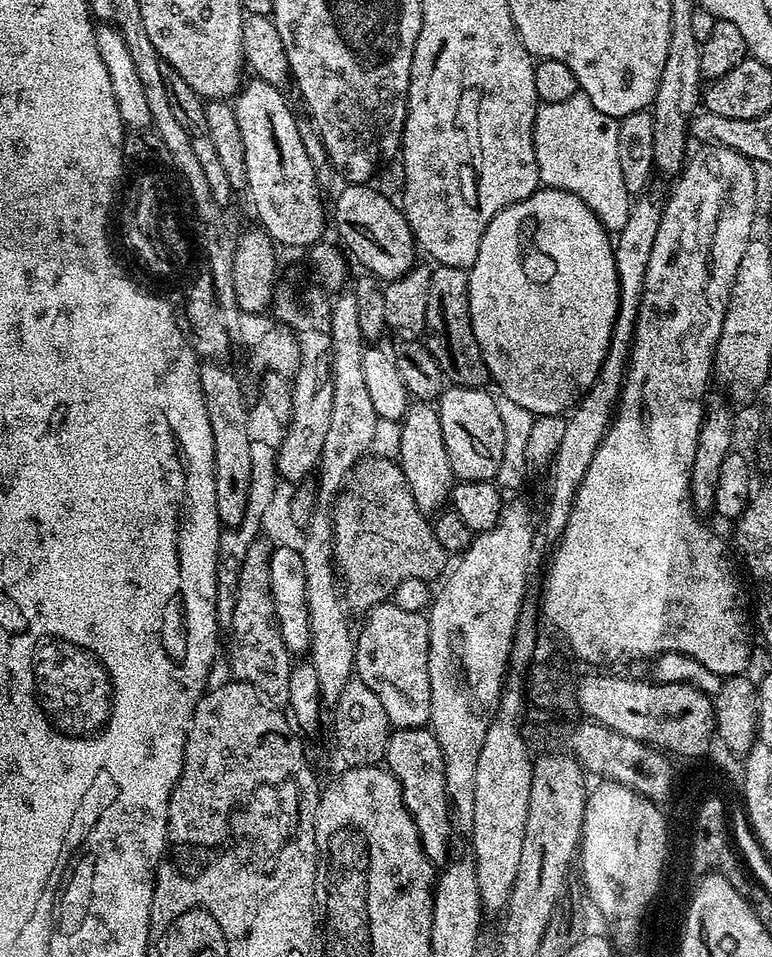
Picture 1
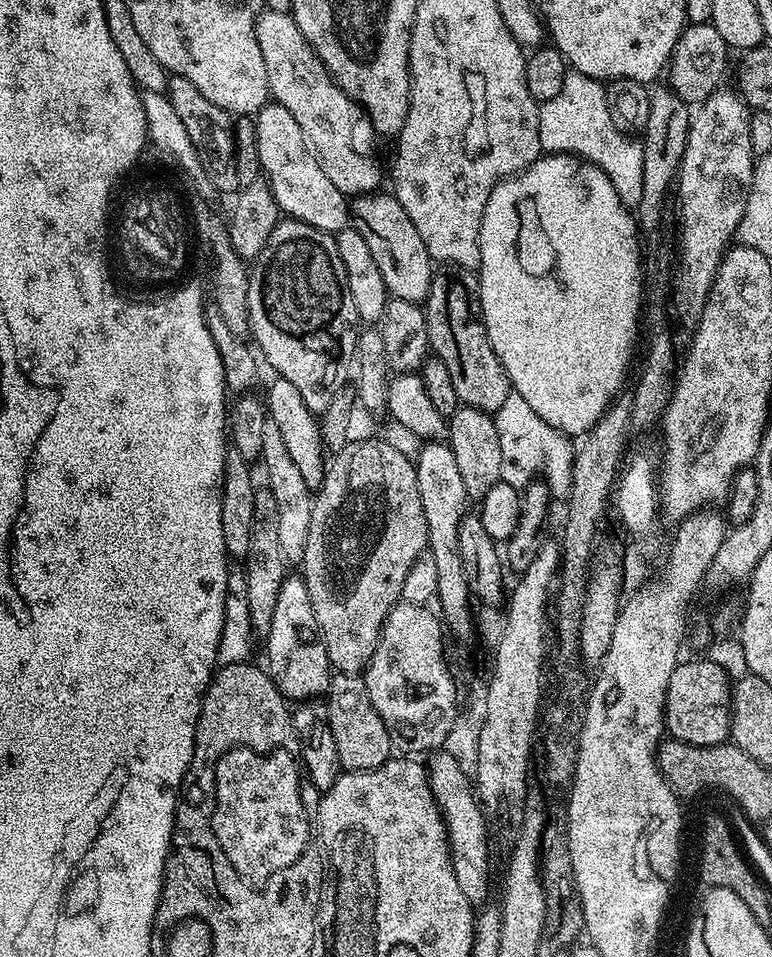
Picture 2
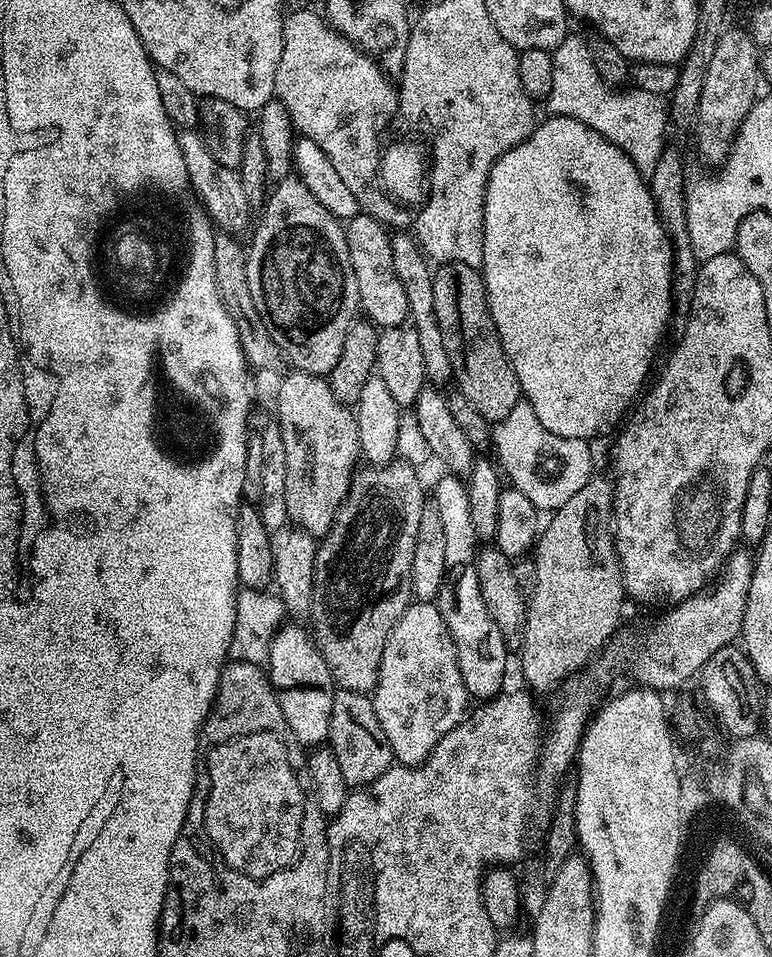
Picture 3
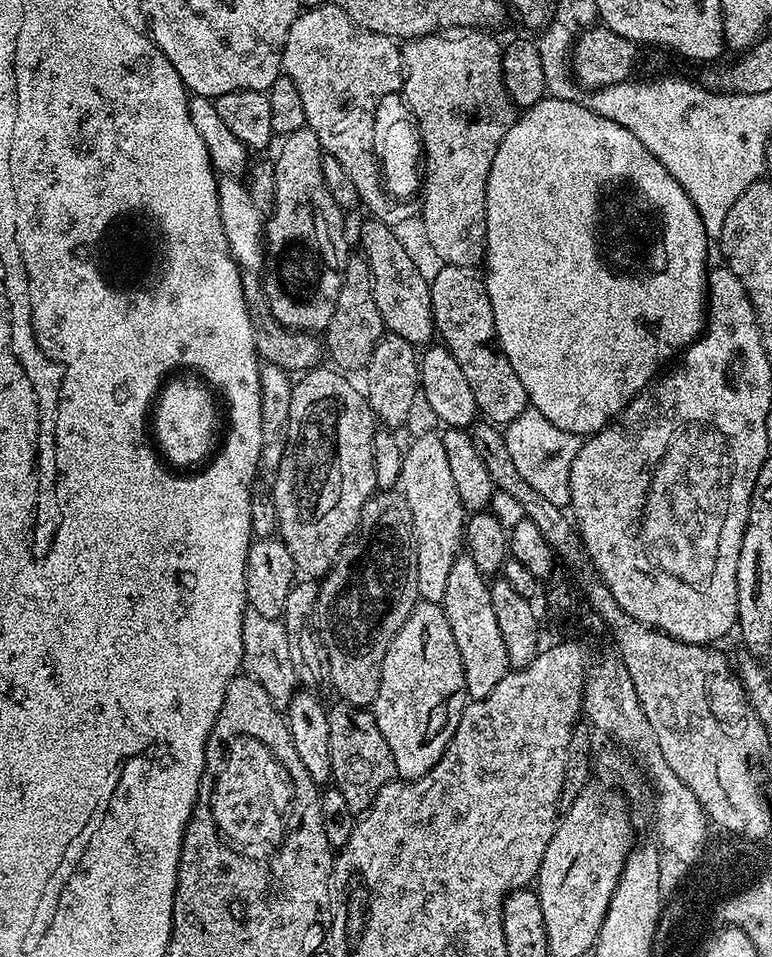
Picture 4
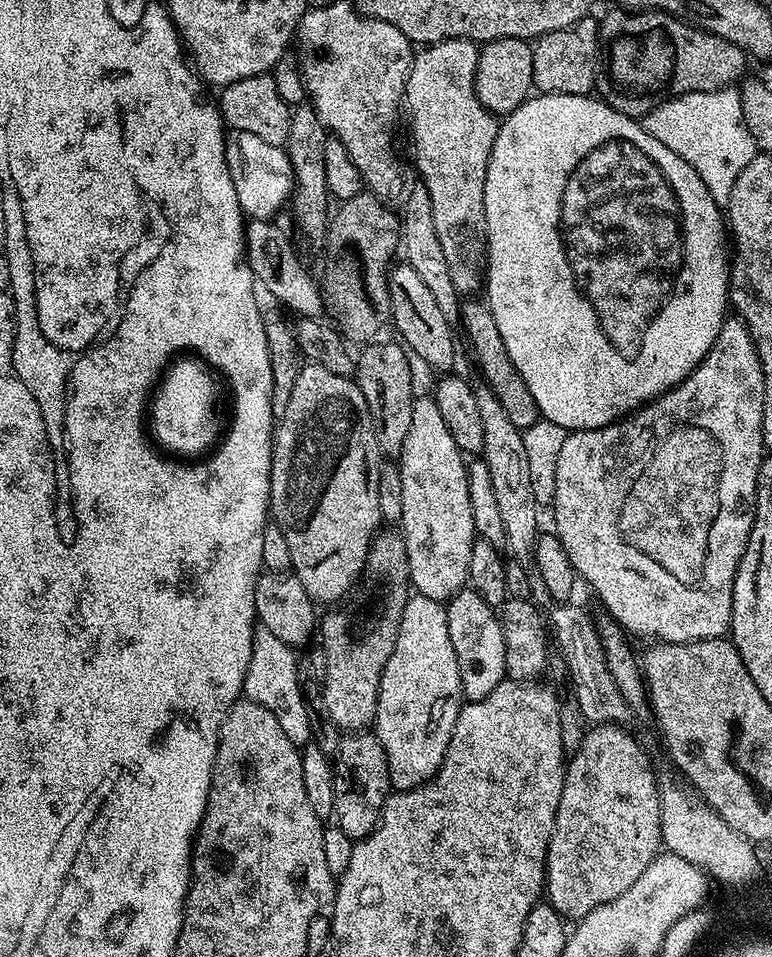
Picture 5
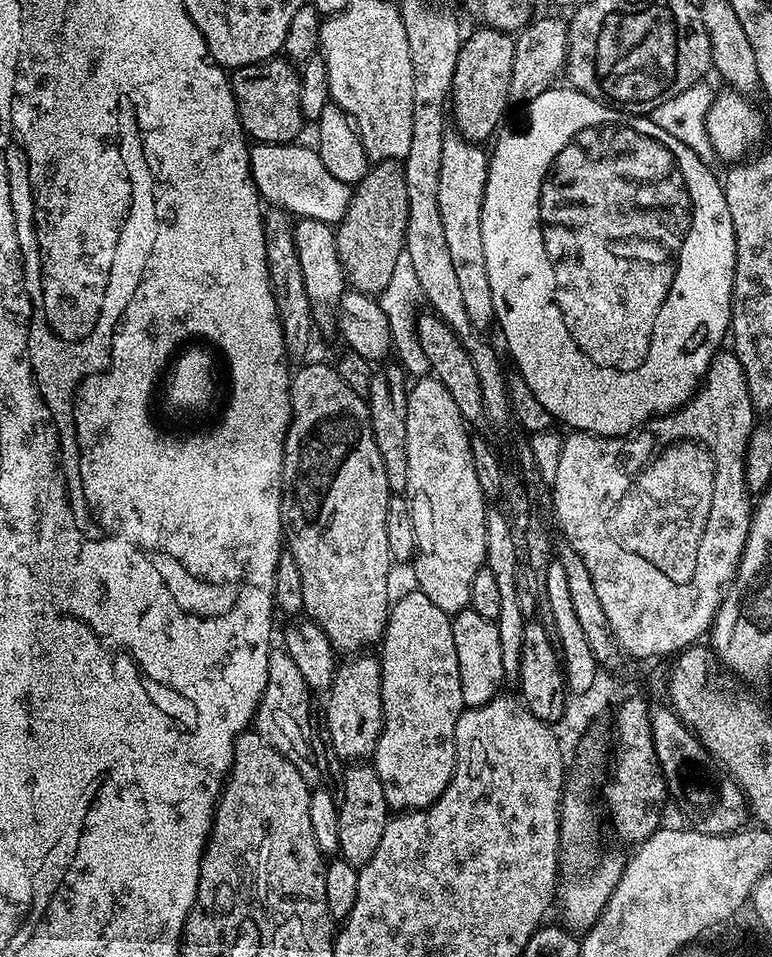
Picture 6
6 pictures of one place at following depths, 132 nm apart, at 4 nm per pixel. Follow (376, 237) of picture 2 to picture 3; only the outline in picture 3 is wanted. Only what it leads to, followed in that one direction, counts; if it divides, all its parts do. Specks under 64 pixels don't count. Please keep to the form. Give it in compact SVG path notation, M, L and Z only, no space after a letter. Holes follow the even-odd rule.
M400 232L392 236L391 254L394 258L394 270L403 290L406 291L408 304L408 317L411 327L418 334L418 342L421 344L422 360L425 377L429 383L436 386L444 386L452 377L450 358L446 352L445 342L442 339L441 327L438 326L437 316L434 314L433 271L427 257L423 254L415 239L407 233Z

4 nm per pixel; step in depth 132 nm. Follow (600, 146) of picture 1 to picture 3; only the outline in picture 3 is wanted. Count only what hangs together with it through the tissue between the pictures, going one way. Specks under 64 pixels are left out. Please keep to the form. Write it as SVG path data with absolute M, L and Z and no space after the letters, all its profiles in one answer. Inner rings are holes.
M569 34L569 36L562 41L552 53L552 61L554 62L554 82L550 86L550 94L546 101L547 110L551 115L554 116L565 116L566 118L574 118L578 122L582 122L586 126L590 126L590 130L596 130L598 134L602 134L602 138L606 138L610 142L614 142L614 146L618 146L622 149L625 154L634 162L634 166L645 178L651 177L654 166L658 166L658 158L665 150L666 141L664 141L664 135L670 131L670 112L666 107L665 101L661 97L650 94L649 92L642 91L641 88L633 87L632 92L620 92L624 90L617 90L613 85L604 83L604 80L600 74L598 74L597 67L594 66L593 59L590 58L590 53L587 49L587 42L583 35L576 36L576 34Z

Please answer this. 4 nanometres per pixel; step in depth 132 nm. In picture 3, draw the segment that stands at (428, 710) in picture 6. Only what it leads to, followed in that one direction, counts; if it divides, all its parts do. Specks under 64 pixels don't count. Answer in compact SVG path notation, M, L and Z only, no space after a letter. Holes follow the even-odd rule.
M413 602L402 618L398 618L394 630L390 630L386 650L382 650L376 691L371 693L371 698L378 722L382 722L382 730L386 730L395 763L400 766L421 764L432 753L434 746L438 746L440 739L450 734L450 730L454 730L454 726L464 719L470 708L470 697L462 682L462 670L458 670L450 630L435 603Z

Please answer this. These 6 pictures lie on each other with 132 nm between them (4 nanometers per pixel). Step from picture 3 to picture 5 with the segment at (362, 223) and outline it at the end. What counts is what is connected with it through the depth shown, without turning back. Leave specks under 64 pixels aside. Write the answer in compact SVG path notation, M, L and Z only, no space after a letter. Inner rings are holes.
M400 262L389 271L388 289L392 311L390 324L391 327L396 327L397 334L401 336L399 339L406 345L407 351L426 358L426 362L430 362L430 366L437 373L451 373L456 364L456 340L452 337L454 328L442 314L437 299L430 294L429 287L422 282L412 265Z

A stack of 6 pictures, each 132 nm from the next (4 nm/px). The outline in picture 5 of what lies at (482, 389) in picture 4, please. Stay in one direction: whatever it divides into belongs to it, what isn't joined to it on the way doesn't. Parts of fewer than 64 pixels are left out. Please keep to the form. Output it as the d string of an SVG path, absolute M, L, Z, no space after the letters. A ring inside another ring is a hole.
M468 298L461 303L459 323L464 326L468 344L472 347L477 362L480 363L480 372L484 375L483 383L502 404L503 410L514 426L521 430L534 426L534 422L542 419L538 402L534 402L530 386L522 382L522 374L518 374L514 362L510 362L510 354L506 354L506 342L502 342L502 334L498 334L498 326L494 326L494 314L483 299L476 299L480 298Z

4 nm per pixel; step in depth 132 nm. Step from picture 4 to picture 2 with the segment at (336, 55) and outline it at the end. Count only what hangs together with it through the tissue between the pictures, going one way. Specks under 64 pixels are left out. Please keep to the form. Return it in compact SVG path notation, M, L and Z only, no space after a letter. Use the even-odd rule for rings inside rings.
M261 11L255 26L262 62L266 62L271 99L294 114L294 122L298 122L326 178L330 178L330 182L334 182L334 186L338 186L338 190L349 198L379 193L380 183L386 180L385 169L383 172L378 161L356 152L356 119L362 116L356 101L339 88L336 79L328 73L289 13Z

